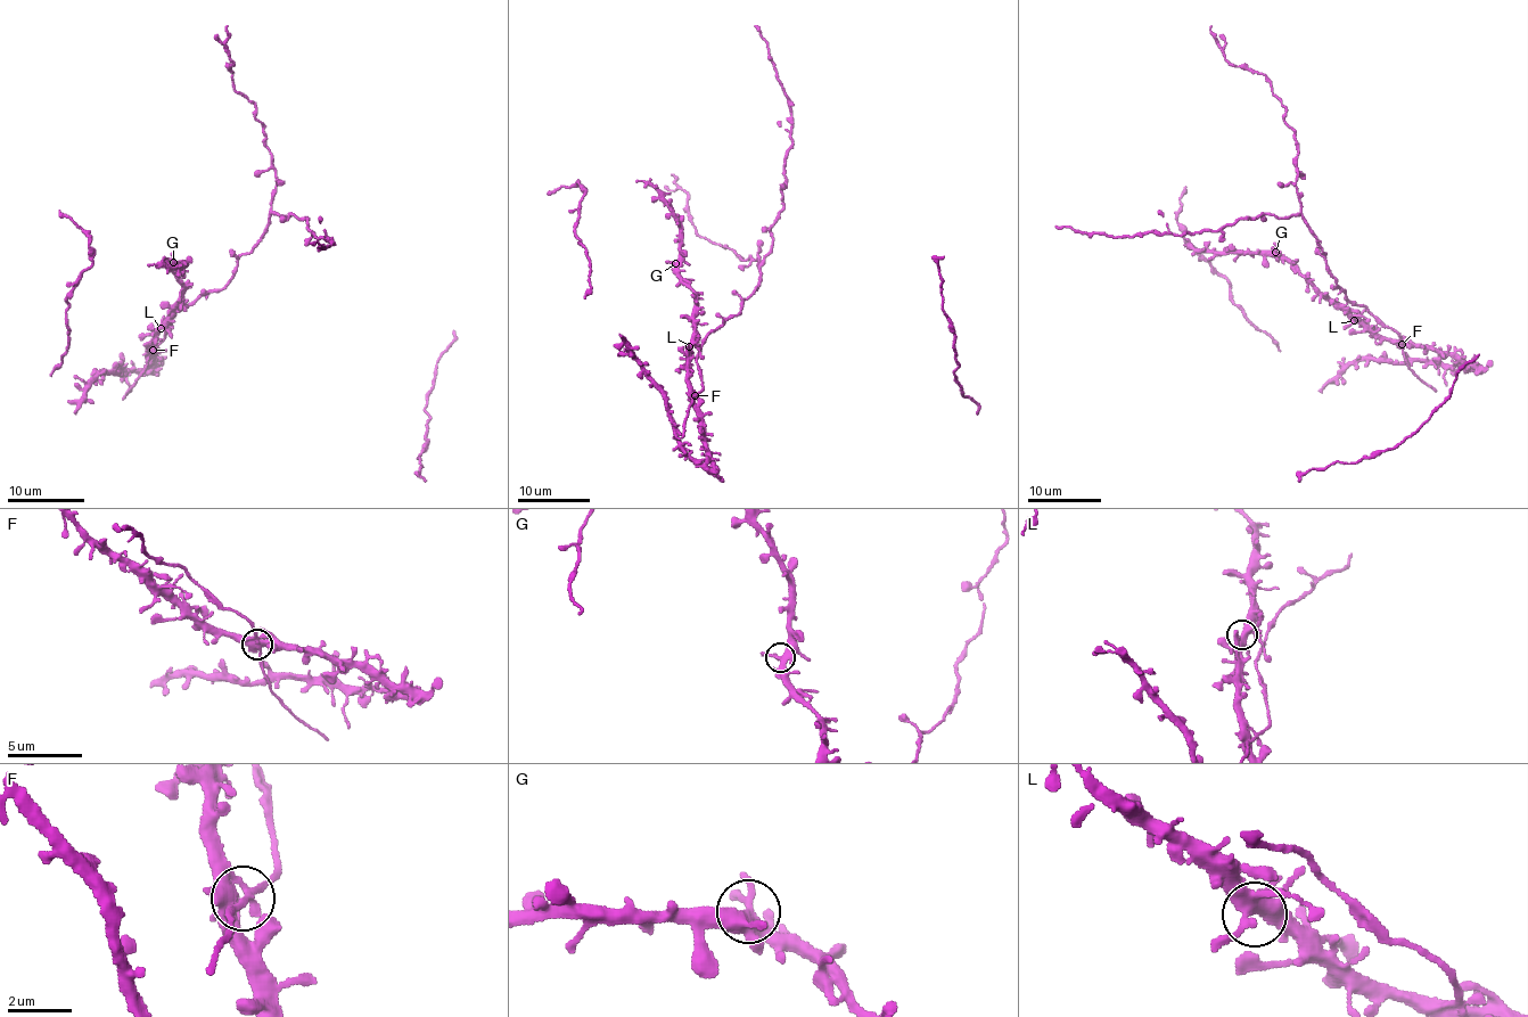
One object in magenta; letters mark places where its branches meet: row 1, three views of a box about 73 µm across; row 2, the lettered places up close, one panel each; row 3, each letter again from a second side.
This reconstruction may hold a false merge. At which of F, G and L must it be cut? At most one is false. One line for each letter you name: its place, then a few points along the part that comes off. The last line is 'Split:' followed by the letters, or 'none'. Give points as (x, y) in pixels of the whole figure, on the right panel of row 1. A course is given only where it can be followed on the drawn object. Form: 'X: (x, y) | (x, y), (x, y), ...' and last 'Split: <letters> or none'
Split: none

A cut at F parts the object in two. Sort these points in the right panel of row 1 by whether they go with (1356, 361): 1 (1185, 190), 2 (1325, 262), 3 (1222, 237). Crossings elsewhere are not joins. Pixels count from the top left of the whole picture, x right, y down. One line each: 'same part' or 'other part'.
1: same part
2: other part
3: other part

